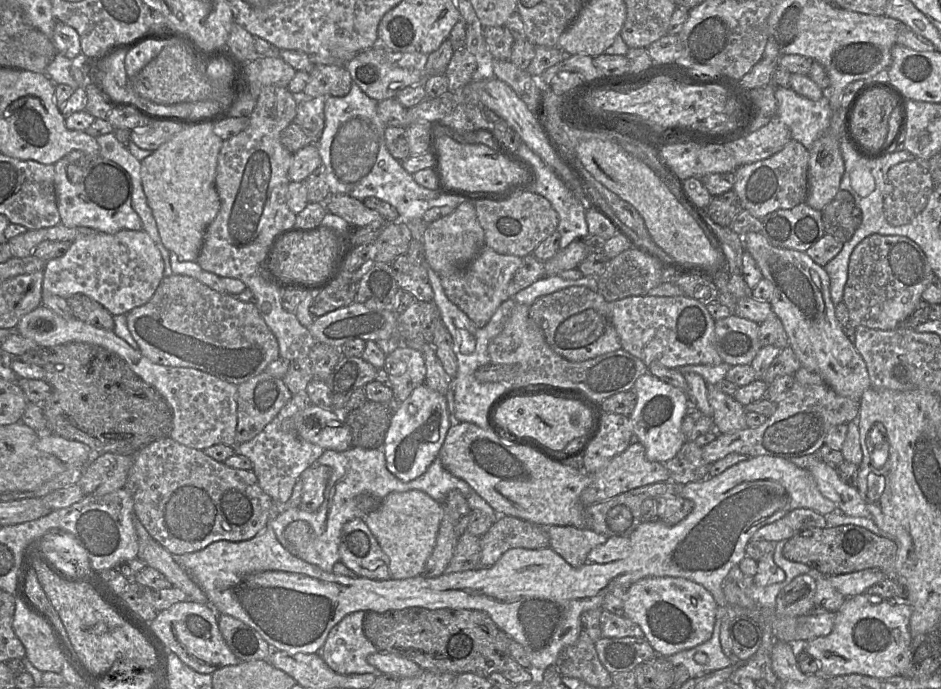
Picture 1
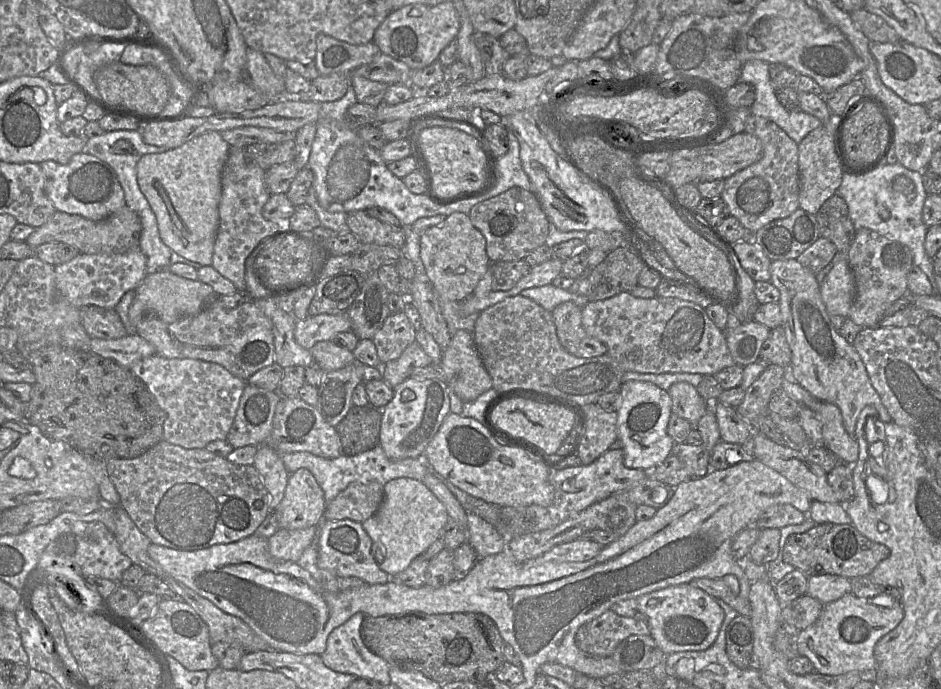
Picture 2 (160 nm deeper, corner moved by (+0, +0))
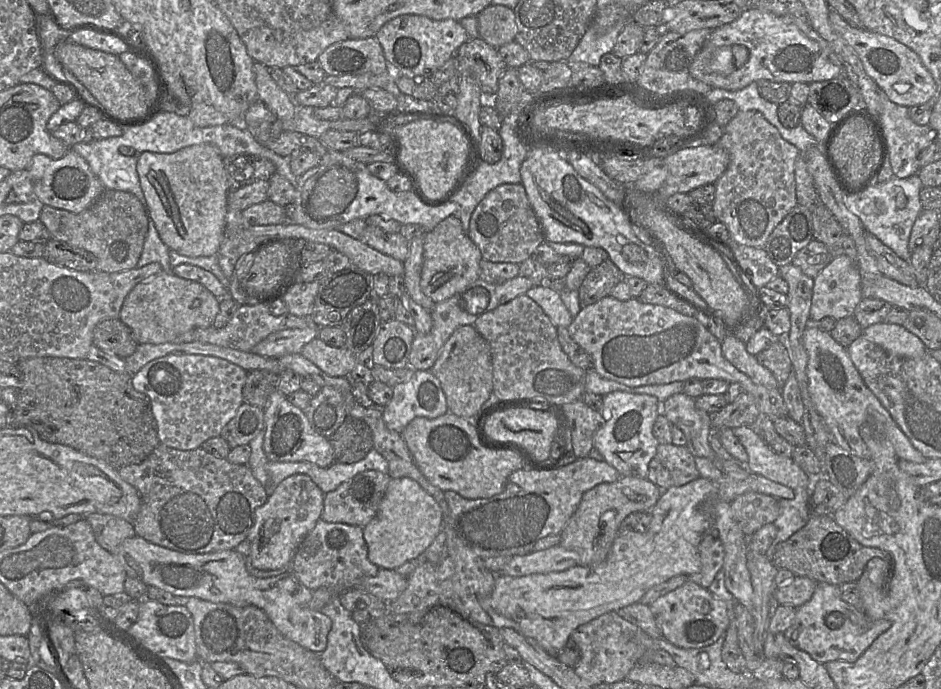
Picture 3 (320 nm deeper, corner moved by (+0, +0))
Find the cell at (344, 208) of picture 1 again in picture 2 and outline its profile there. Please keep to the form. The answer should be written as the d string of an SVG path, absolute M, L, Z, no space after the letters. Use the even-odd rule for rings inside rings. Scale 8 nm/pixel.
M358 210L347 213L347 225L362 244L374 243L403 249L405 235L402 227L396 227Z

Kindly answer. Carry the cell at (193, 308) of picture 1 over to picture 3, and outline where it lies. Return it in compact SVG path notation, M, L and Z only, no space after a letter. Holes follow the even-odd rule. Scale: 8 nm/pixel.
M259 302L255 305L240 305L233 314L228 323L217 328L213 325L205 328L197 328L192 332L192 341L214 344L223 347L229 347L245 352L251 352L252 348L269 336L285 329L304 329L308 326L315 326L309 318L301 318L292 314L274 316L271 314L269 304Z

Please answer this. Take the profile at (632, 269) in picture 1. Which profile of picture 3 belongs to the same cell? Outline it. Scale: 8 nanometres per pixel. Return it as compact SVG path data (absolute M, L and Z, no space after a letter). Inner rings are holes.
M608 257L597 267L591 268L583 280L578 289L580 306L585 308L610 295L611 290L625 277Z

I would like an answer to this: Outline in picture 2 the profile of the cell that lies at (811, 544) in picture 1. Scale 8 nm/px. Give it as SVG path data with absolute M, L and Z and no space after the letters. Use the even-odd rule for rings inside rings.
M816 524L810 530L788 537L783 549L783 561L809 576L838 575L848 579L868 576L875 567L888 558L890 550L883 544L873 542L862 535L852 524Z

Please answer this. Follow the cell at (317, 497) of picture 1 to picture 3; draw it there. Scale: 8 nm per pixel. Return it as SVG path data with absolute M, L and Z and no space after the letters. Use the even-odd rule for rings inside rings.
M306 474L291 475L271 488L267 501L255 510L255 522L246 537L250 542L251 564L260 570L289 570L297 548L321 518L324 496L325 493Z

